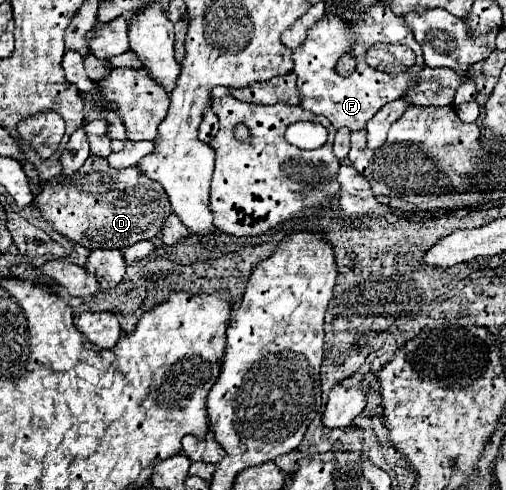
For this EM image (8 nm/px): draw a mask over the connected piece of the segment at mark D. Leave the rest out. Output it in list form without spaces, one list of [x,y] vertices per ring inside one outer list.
[[[95,155],[73,175],[71,183],[59,181],[53,187],[45,185],[45,191],[35,197],[33,207],[39,209],[55,231],[87,249],[125,249],[137,241],[149,241],[157,237],[165,219],[171,215],[167,195],[157,181],[145,179],[137,167],[113,171],[103,157]]]

